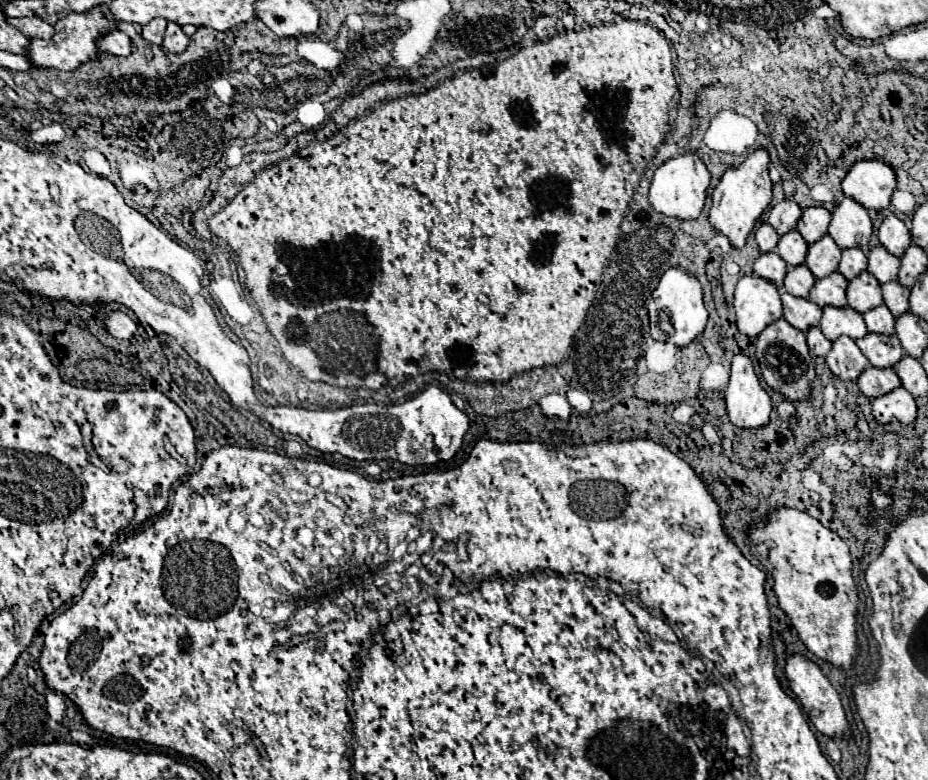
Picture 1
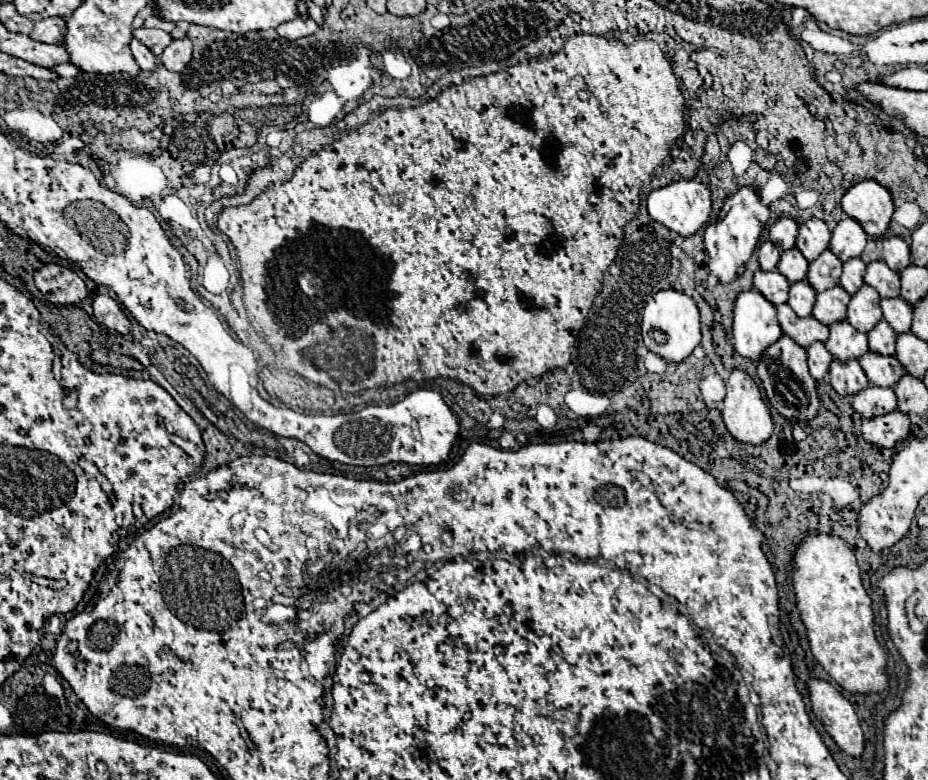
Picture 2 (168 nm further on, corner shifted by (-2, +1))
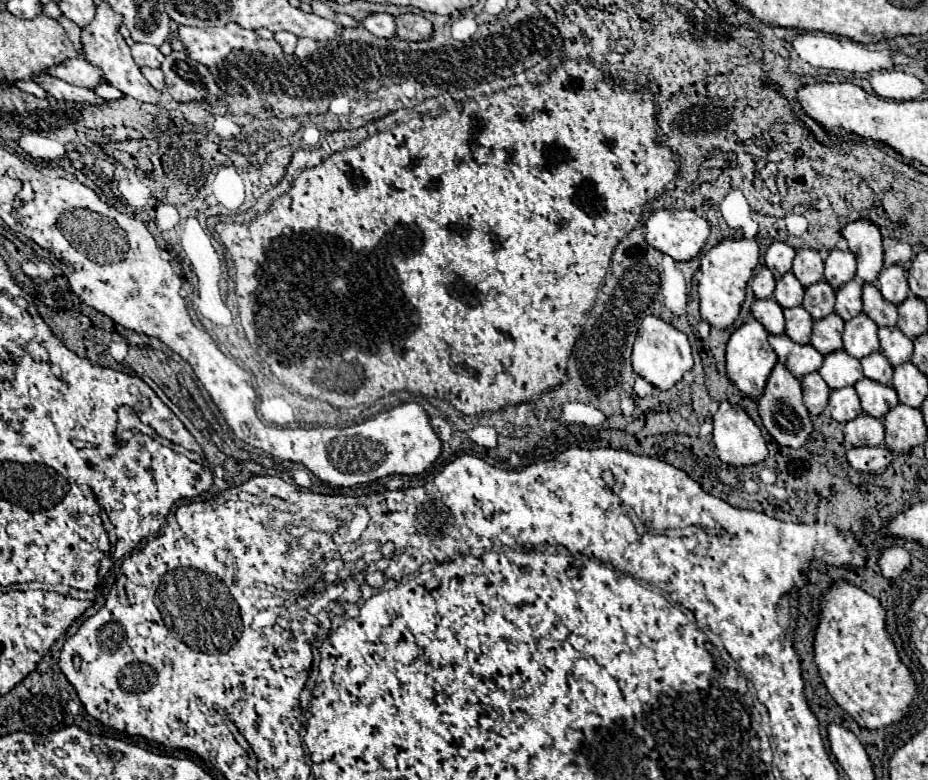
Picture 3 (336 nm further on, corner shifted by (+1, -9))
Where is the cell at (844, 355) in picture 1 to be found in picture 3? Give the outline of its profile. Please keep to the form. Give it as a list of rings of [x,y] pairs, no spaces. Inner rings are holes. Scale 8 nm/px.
[[[844,387],[844,389],[832,391],[830,401],[828,401],[828,411],[830,411],[832,419],[836,419],[838,423],[848,423],[848,421],[856,419],[858,415],[862,415],[862,407],[860,407],[856,389]]]

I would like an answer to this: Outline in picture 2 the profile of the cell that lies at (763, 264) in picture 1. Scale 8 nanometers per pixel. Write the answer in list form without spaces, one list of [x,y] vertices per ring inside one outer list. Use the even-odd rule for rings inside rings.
[[[757,269],[755,275],[753,275],[753,285],[773,305],[781,305],[781,303],[787,301],[789,283],[787,283],[787,279],[783,279],[783,275],[779,275],[779,271],[763,271],[763,269]]]

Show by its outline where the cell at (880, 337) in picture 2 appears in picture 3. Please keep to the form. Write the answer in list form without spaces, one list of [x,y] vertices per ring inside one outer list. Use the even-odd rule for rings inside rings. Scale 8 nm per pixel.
[[[872,353],[862,359],[864,375],[872,381],[878,381],[882,385],[892,385],[892,365],[886,361],[882,353]]]

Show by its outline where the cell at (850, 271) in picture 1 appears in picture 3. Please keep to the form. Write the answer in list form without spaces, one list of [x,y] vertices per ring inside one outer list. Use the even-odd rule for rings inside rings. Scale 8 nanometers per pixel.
[[[852,279],[842,289],[836,291],[836,305],[834,313],[840,315],[844,321],[862,313],[862,283]]]

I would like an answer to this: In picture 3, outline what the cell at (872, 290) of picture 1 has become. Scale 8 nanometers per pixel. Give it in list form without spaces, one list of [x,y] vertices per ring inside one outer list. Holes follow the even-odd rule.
[[[860,313],[854,319],[850,319],[846,323],[844,335],[842,335],[844,351],[850,357],[856,357],[856,359],[864,359],[864,357],[880,351],[880,343],[878,343],[876,331],[878,331],[876,323],[870,317],[866,317],[864,313]]]

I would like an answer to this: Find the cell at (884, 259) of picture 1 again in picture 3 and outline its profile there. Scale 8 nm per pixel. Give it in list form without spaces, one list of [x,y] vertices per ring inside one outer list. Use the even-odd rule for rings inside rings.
[[[864,285],[864,313],[878,325],[878,327],[896,327],[896,305],[884,301],[880,289],[876,285]]]

